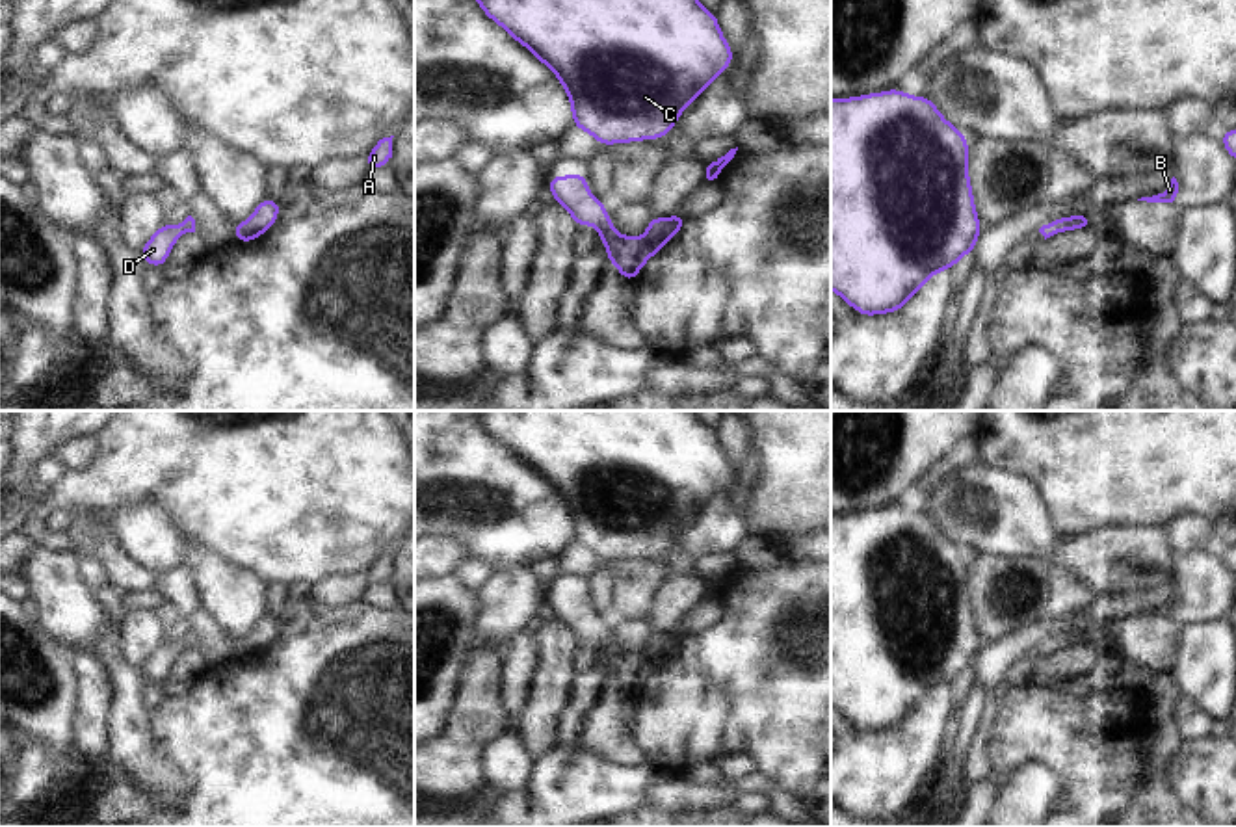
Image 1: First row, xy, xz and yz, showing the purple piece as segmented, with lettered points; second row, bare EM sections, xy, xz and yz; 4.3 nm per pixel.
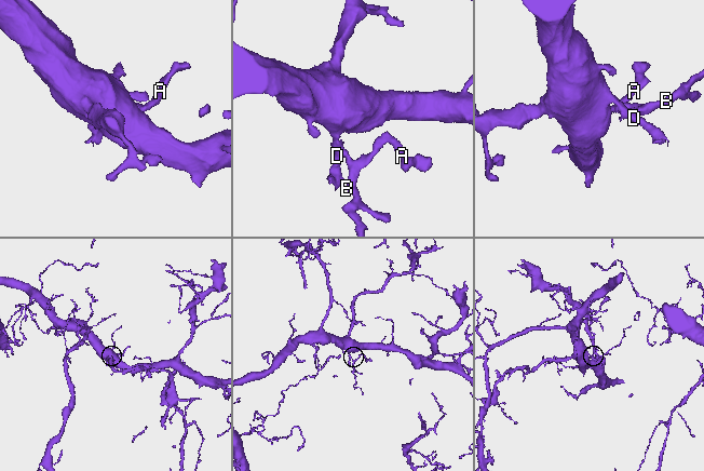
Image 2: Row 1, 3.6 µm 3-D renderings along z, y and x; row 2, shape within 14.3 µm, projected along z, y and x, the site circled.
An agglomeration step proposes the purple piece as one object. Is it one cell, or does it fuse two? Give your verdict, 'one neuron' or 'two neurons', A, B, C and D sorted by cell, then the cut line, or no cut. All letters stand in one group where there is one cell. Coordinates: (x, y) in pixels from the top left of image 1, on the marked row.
one neuron | A B C D | no cut

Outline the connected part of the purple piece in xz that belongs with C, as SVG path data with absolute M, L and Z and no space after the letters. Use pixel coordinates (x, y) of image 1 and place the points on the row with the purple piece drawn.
M476 0L561 82L572 126L600 145L660 139L732 63L716 13L699 0Z

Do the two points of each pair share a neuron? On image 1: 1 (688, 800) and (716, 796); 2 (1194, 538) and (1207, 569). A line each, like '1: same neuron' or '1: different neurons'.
1: same neuron
2: different neurons

